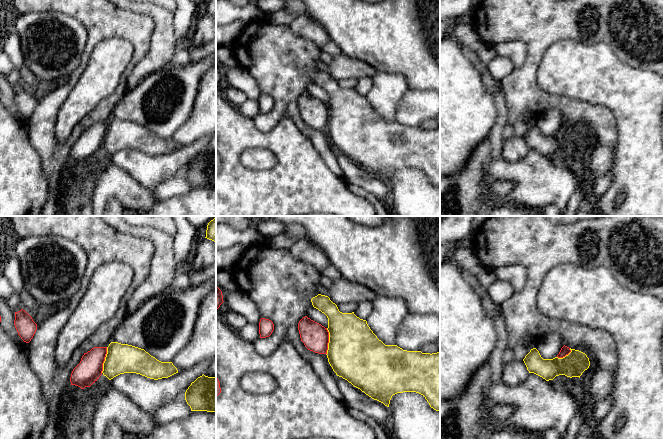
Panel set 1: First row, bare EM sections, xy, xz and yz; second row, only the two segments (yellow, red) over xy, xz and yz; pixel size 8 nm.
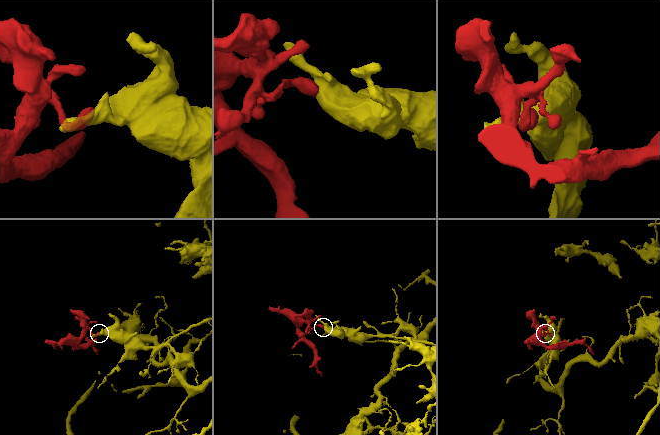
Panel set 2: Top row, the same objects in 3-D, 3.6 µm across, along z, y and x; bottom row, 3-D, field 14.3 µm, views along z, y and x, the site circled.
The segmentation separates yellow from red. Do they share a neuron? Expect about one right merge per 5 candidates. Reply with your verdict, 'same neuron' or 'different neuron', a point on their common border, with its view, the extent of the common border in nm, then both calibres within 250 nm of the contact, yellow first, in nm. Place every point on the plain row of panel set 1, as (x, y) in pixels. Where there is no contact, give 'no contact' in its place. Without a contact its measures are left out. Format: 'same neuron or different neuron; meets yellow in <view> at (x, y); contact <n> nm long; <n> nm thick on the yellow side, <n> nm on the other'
different neuron; meets yellow in xz at (329, 117); contact 220 nm long; 440 nm thick on the yellow side, 220 nm on the other

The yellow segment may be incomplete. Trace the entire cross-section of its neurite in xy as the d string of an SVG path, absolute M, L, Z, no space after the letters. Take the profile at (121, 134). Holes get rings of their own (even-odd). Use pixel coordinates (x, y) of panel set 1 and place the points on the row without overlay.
M111 118L107 123L102 149L109 156L124 149L136 149L158 156L168 154L178 146L172 138L161 138L144 125Z

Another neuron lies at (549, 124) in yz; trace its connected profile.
M550 109L535 124L543 135L553 135L557 133L563 122L561 112L558 109Z

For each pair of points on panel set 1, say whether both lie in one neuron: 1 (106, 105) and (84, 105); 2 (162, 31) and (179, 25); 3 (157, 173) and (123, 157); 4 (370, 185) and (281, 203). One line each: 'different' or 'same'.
1: different
2: different
3: same
4: different

